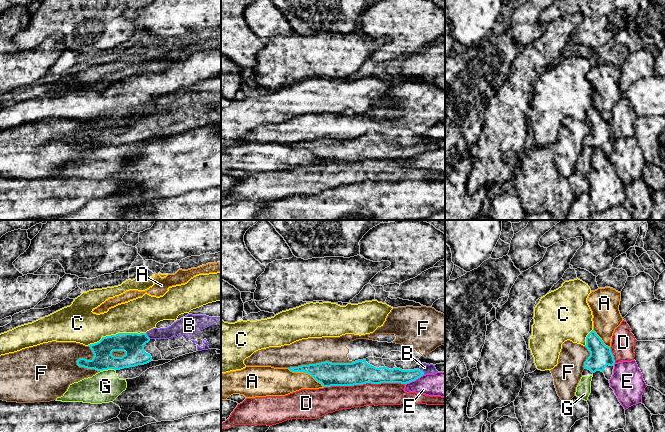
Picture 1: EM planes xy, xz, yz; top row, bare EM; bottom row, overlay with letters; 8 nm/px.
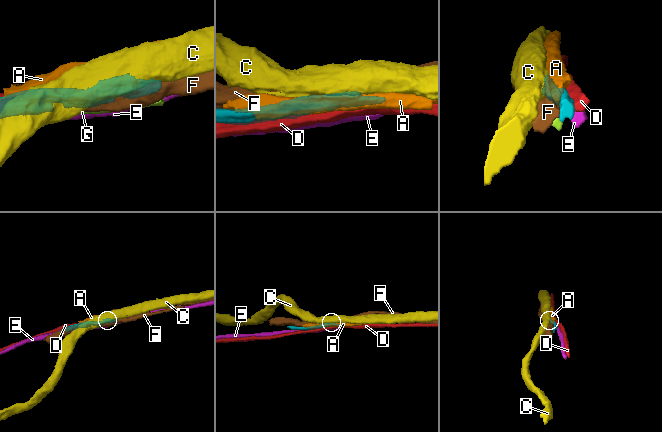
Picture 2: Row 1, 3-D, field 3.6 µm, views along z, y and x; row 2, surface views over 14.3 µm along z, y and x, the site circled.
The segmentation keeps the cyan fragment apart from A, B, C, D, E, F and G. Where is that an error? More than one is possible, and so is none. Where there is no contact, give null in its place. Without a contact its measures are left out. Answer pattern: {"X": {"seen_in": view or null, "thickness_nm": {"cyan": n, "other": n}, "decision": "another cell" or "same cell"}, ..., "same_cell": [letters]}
{"A": {"seen_in": "xz", "thickness_nm": {"cyan": 190, "other": 220}, "decision": "another cell"}, "B": {"seen_in": "xz", "thickness_nm": {"cyan": 130, "other": 80}, "decision": "same cell"}, "C": {"seen_in": "xy", "thickness_nm": {"cyan": 180, "other": 280}, "decision": "another cell"}, "D": {"seen_in": "xz", "thickness_nm": {"cyan": 190, "other": 190}, "decision": "another cell"}, "E": {"seen_in": "xz", "thickness_nm": {"cyan": 130, "other": 200}, "decision": "another cell"}, "F": {"seen_in": "xz", "thickness_nm": {"cyan": 190, "other": 200}, "decision": "another cell"}, "G": {"seen_in": "xy", "thickness_nm": {"cyan": 160, "other": 260}, "decision": "another cell"}, "same_cell": ["B"]}

